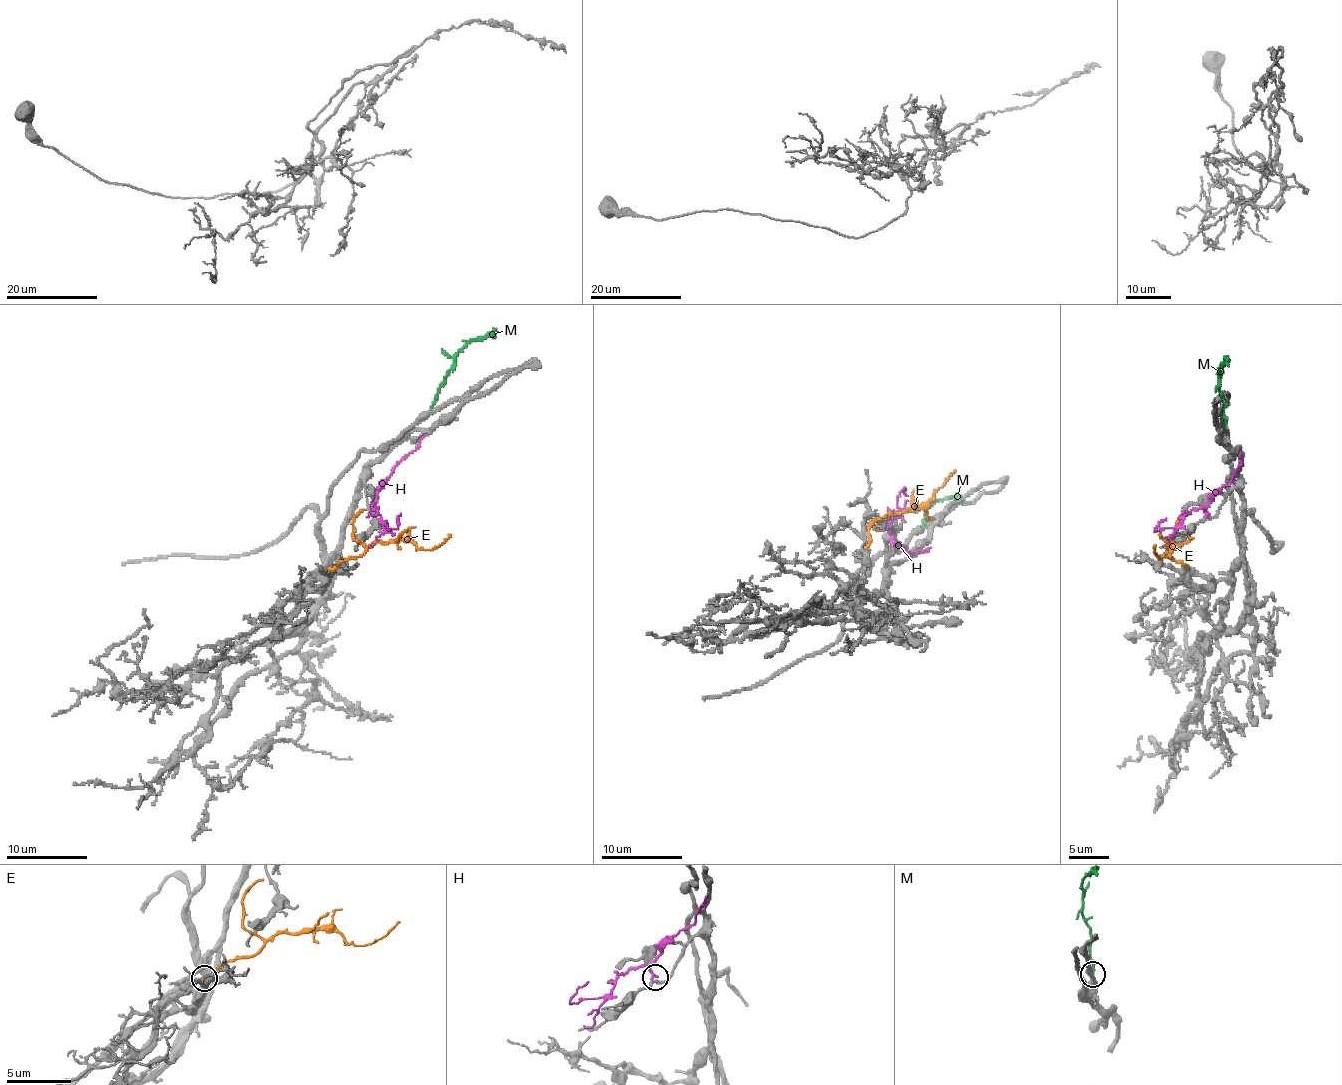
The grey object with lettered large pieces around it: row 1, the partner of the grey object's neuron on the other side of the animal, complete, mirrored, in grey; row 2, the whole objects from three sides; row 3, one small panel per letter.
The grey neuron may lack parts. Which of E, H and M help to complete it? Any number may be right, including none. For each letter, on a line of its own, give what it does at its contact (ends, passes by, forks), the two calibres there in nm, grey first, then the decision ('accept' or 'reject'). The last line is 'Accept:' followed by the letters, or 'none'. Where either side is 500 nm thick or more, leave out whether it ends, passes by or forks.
E: it ends | 280/200 nm | accept
H: it ends | 220/220 nm | reject
M: it ends | 280/200 nm | reject
Accept: E

